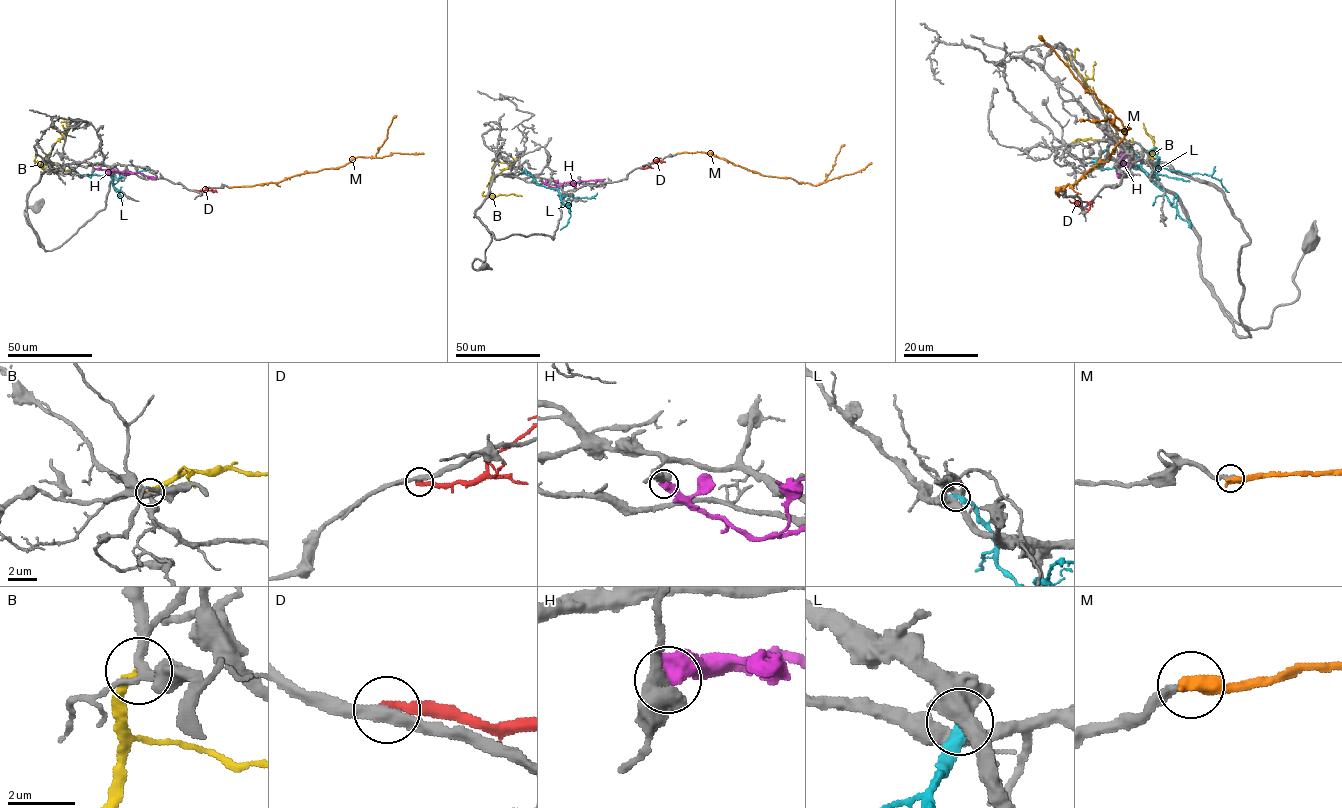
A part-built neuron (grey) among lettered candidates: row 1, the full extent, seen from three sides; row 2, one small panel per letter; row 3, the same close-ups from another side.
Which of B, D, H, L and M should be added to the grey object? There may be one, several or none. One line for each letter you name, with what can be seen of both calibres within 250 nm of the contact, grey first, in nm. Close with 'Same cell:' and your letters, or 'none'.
M: Thickness 280 nm (grey) against 480 nm
Same cell: M

